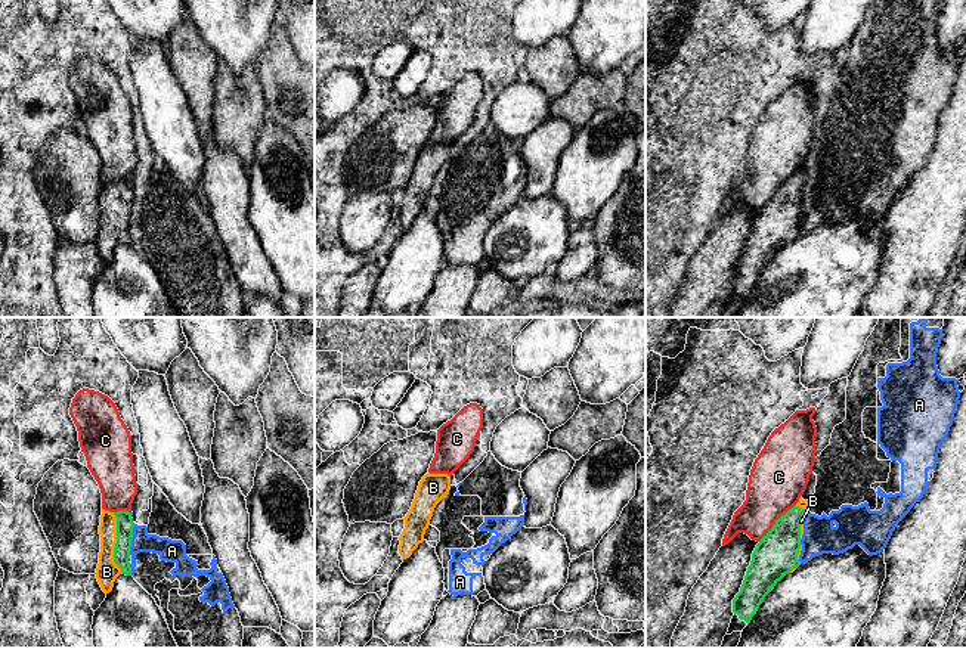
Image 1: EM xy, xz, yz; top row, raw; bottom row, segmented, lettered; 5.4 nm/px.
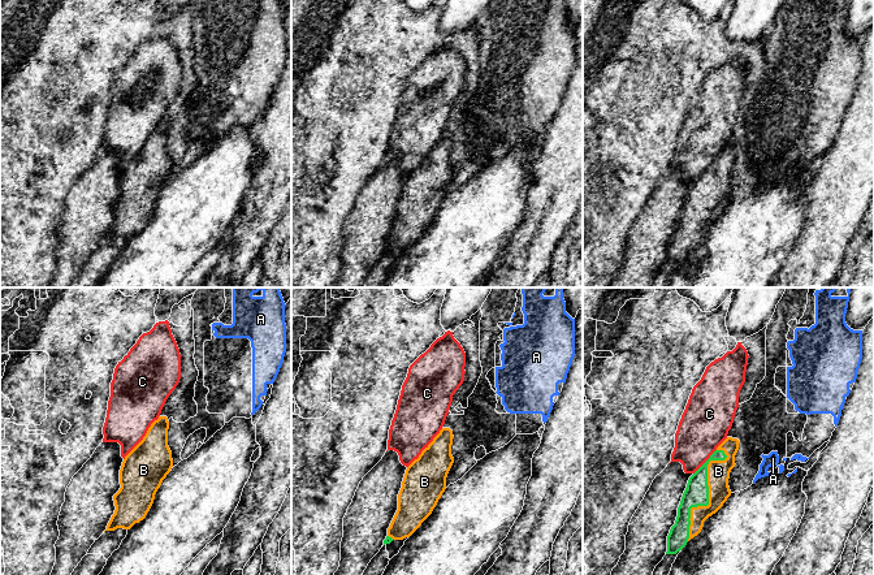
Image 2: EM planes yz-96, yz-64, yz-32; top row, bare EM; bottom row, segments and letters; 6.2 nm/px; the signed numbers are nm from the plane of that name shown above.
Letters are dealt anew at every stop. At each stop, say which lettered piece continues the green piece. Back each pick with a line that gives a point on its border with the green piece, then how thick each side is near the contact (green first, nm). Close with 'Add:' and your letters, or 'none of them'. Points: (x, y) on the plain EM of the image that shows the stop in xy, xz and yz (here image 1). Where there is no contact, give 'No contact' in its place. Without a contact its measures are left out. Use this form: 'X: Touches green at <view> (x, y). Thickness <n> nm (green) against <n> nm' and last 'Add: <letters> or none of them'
B: Touches green at xy (115, 213). Thickness 100 nm (green) against 120 nm
Add: B

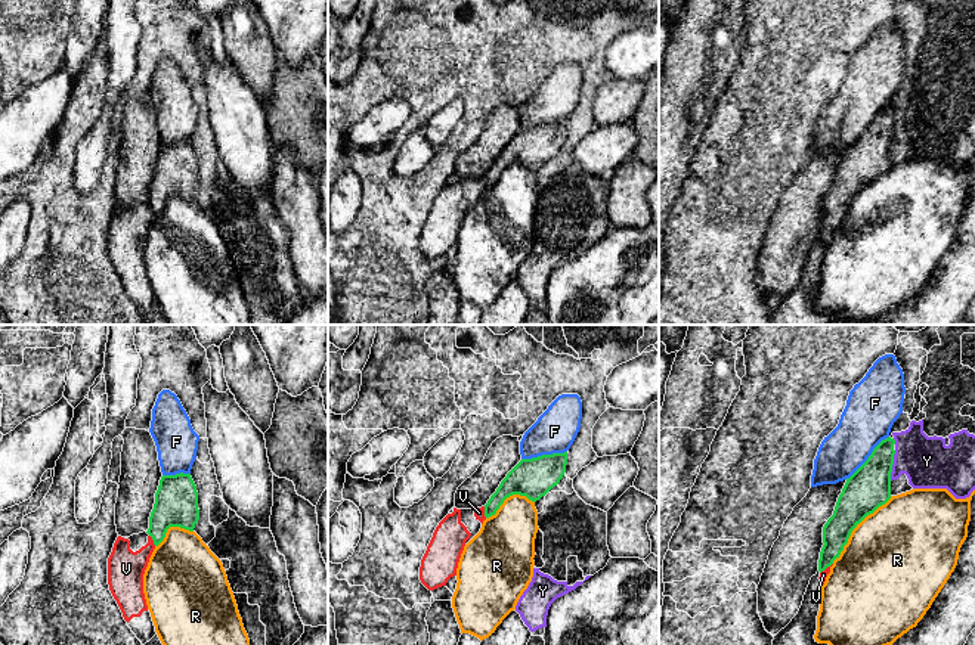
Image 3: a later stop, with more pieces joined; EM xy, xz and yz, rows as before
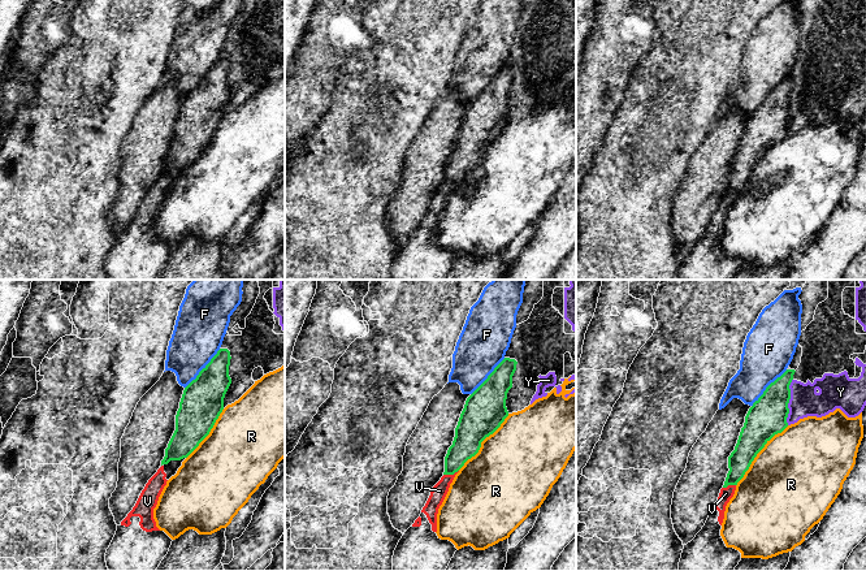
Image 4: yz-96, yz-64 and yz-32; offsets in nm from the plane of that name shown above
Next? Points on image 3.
Add: none of them

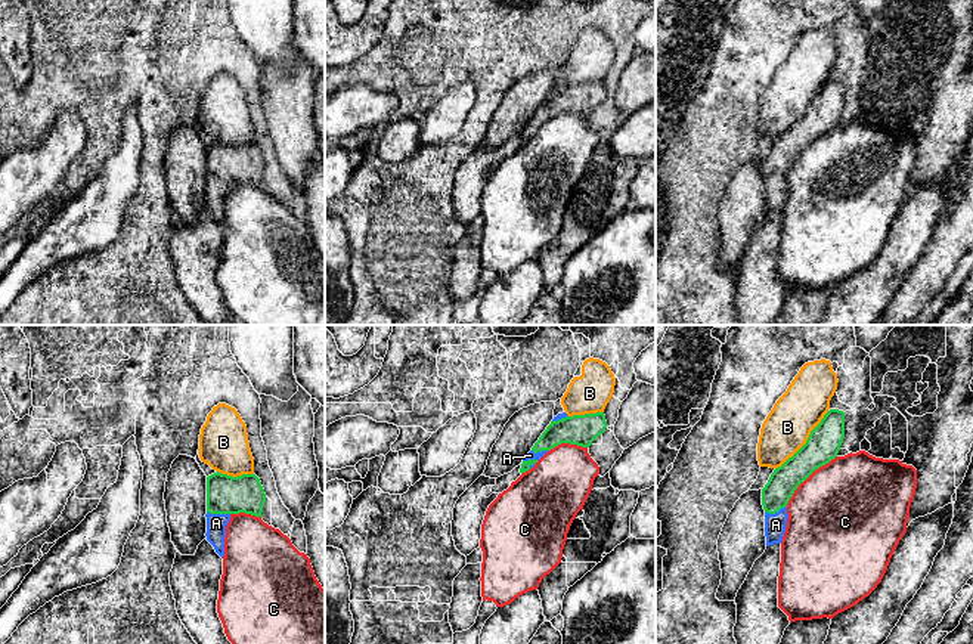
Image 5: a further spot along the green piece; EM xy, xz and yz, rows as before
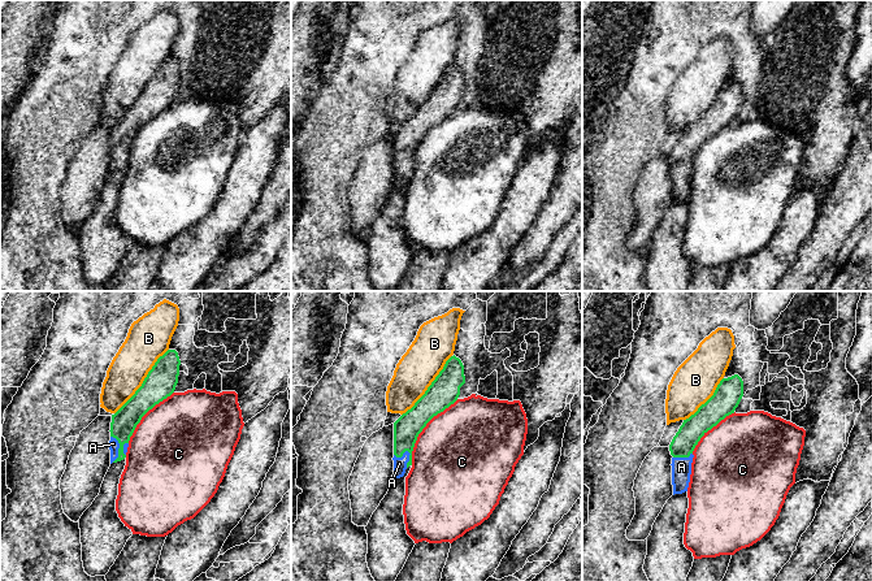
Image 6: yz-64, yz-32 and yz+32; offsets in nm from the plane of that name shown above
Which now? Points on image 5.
A: Touches green at xy (219, 182). Thickness 200 nm (green) against 110 nm
Add: A

